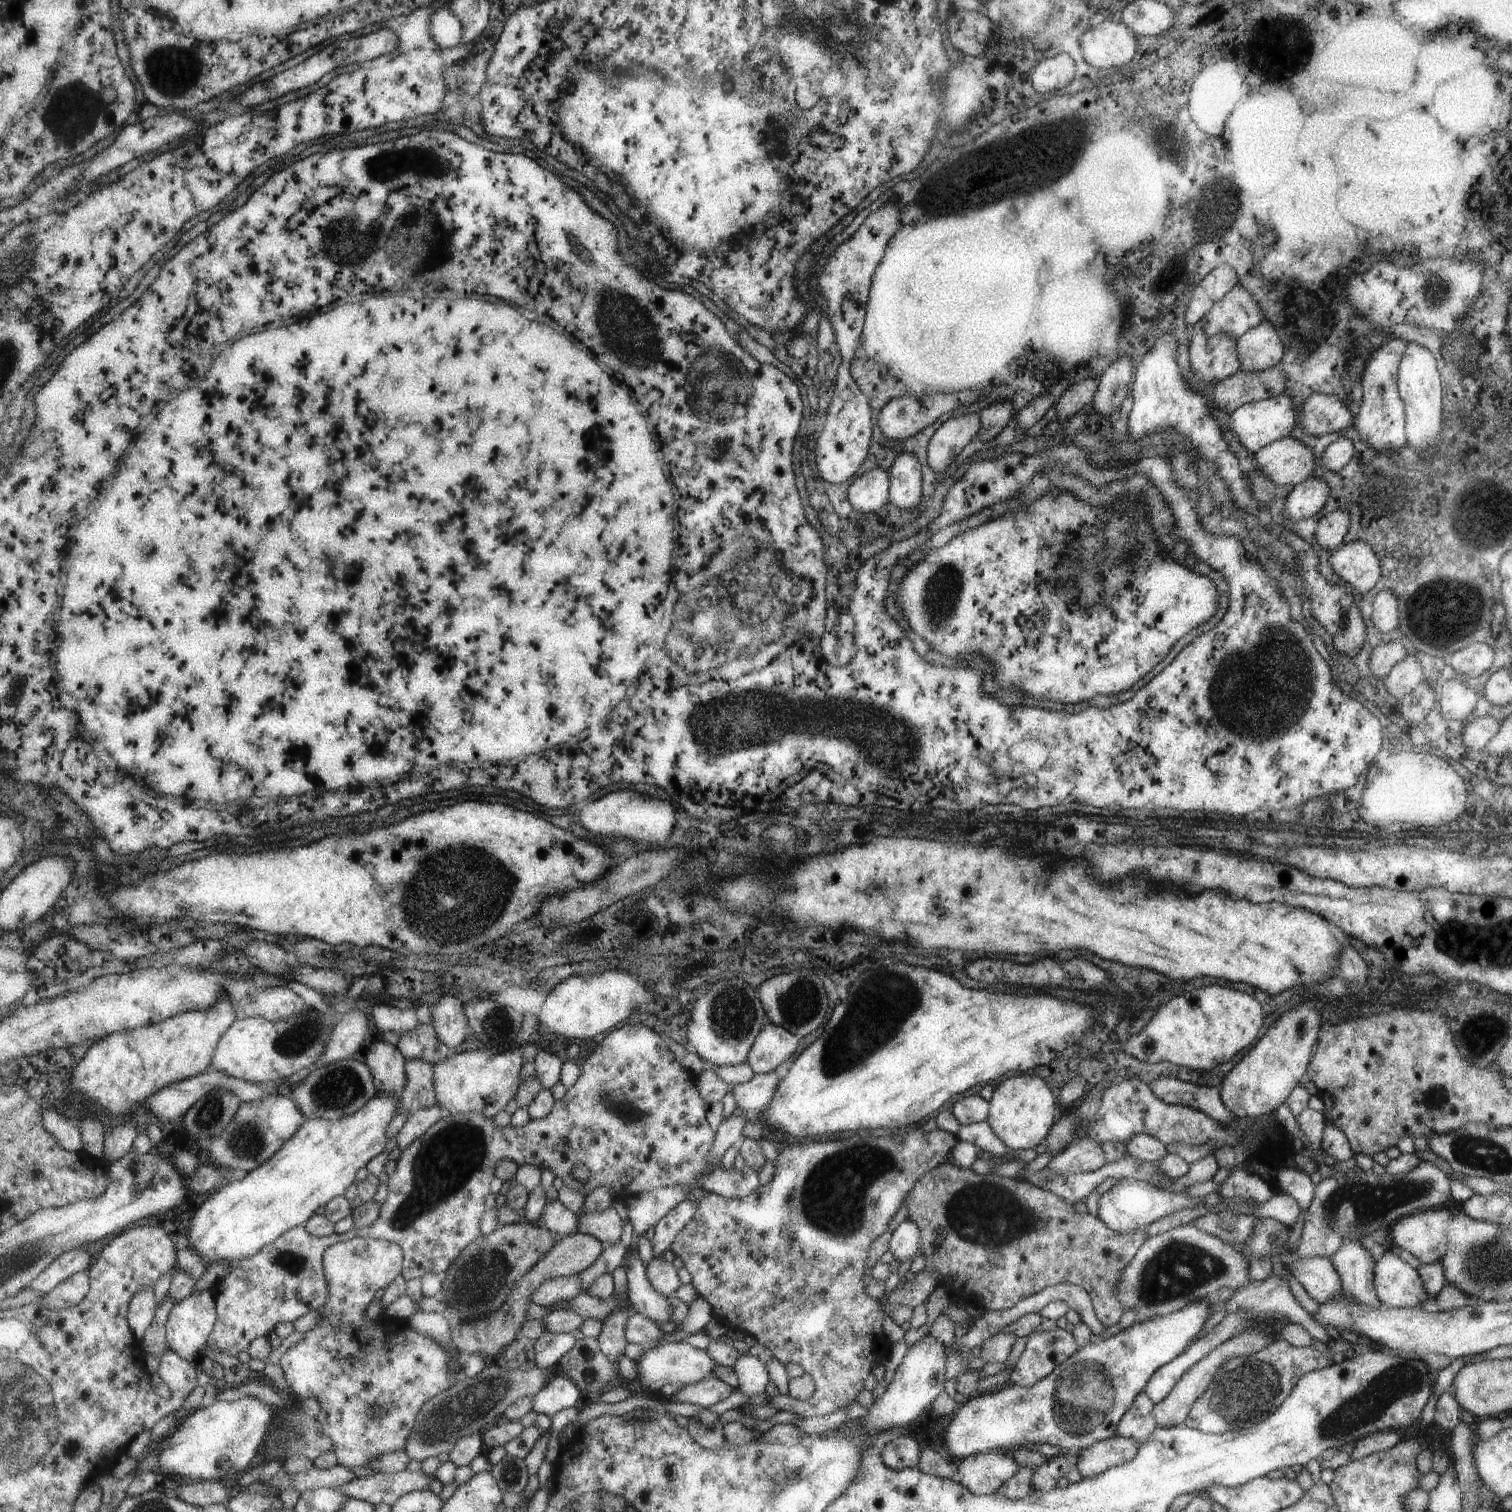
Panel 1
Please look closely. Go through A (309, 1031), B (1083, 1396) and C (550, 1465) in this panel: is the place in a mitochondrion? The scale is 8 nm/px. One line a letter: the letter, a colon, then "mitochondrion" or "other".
A: mitochondrion
B: mitochondrion
C: other

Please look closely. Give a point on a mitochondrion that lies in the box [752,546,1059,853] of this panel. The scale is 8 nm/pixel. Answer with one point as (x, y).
(888, 741)

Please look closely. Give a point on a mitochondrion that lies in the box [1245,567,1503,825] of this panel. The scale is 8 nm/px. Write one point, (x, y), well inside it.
(1469, 598)

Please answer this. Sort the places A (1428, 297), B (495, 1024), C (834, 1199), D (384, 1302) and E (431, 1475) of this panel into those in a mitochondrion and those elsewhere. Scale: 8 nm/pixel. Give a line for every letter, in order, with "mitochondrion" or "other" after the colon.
A: mitochondrion
B: mitochondrion
C: mitochondrion
D: other
E: other

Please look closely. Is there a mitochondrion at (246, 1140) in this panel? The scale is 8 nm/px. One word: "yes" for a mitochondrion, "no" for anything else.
yes

